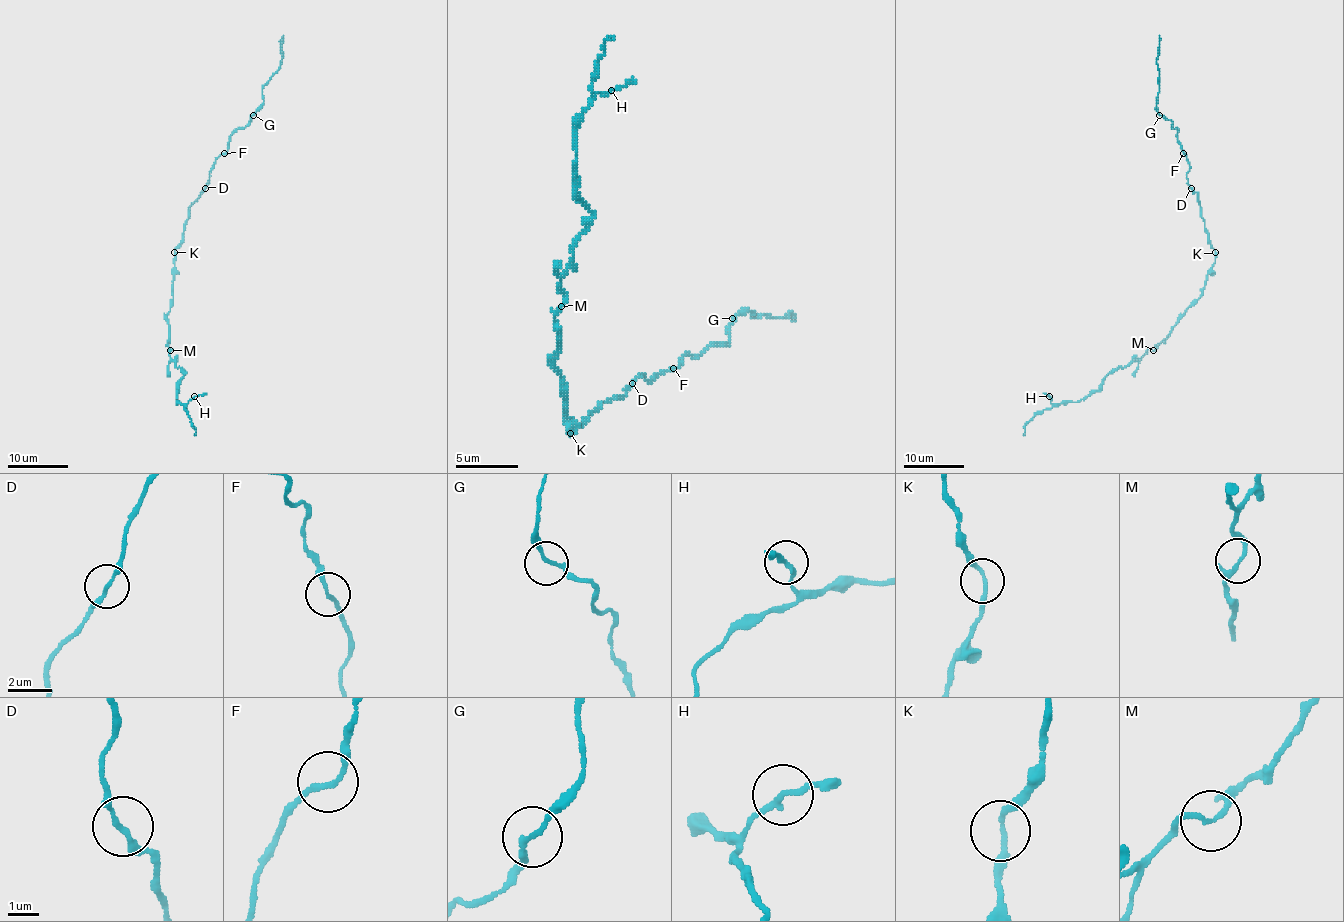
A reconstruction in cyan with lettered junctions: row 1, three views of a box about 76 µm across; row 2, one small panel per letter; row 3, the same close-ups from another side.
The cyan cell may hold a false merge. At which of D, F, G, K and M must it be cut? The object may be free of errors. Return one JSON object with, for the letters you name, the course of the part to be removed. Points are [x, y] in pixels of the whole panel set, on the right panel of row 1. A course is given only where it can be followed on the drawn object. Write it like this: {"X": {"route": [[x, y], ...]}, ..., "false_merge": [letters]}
{"false_merge": []}

